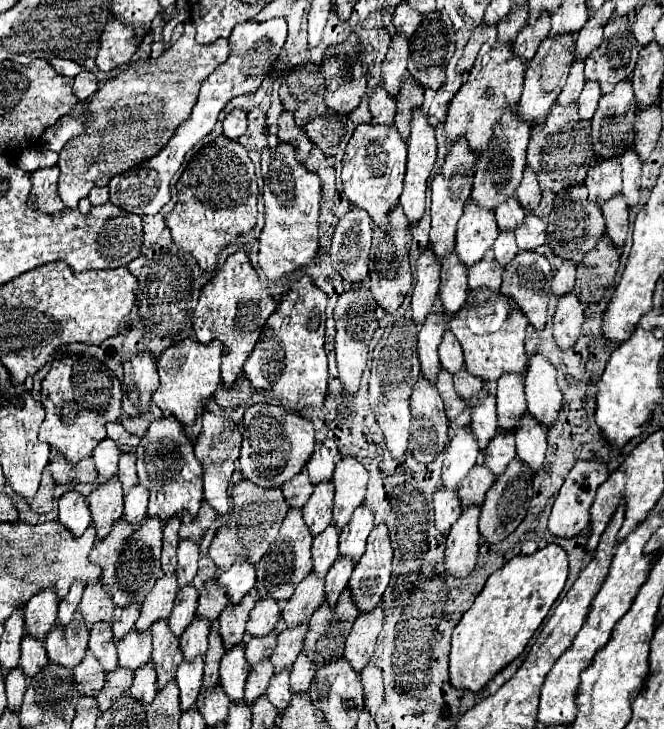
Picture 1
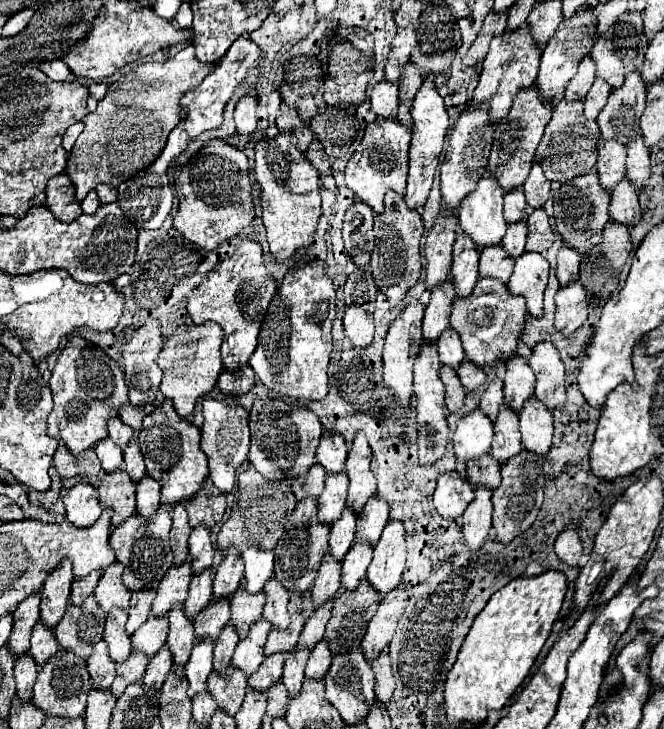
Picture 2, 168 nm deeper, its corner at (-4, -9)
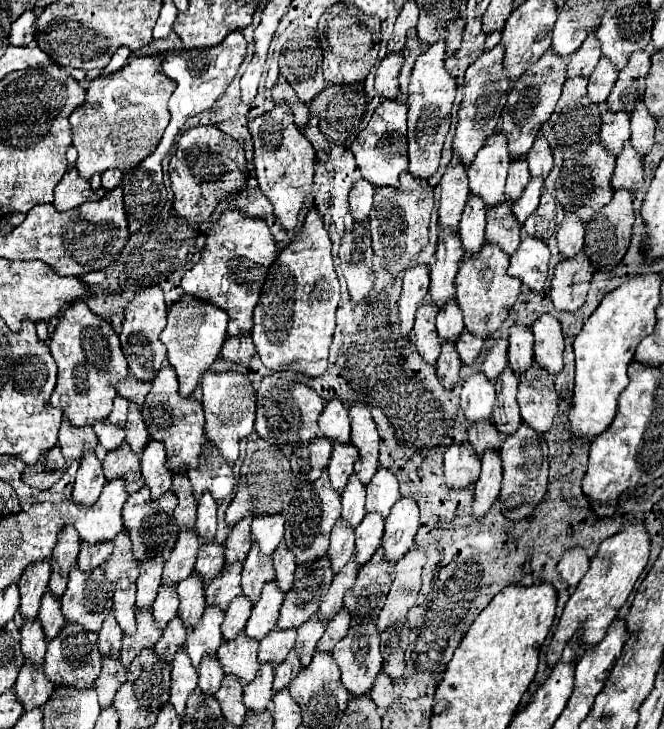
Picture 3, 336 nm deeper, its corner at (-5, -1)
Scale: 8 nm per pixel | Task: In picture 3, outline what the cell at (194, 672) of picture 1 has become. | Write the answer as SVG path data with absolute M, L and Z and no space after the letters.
M207 606L201 620L197 622L197 626L193 626L193 630L189 632L185 650L187 650L193 666L199 666L205 652L217 652L217 648L221 646L223 616L225 616L225 612L219 606Z

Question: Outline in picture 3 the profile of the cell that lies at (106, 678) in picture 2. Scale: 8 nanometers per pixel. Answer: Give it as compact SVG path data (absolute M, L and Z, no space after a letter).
M109 612L99 630L99 650L103 652L103 656L117 658L121 652L121 638L123 638L123 634L121 634L121 628L117 626L115 614Z

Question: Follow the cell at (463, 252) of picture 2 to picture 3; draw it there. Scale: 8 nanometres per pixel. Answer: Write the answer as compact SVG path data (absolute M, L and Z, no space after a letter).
M469 198L459 222L459 238L465 252L477 254L485 242L485 202L481 198Z

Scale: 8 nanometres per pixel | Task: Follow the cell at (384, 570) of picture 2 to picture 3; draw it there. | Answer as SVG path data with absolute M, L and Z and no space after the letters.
M401 496L399 502L391 508L391 514L385 520L383 550L385 558L399 562L405 552L413 546L413 534L419 528L419 506L413 498Z

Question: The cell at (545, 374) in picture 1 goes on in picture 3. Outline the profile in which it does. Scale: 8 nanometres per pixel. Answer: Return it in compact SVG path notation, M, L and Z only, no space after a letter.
M543 314L531 328L535 334L535 362L549 374L559 374L563 370L563 332L559 320Z

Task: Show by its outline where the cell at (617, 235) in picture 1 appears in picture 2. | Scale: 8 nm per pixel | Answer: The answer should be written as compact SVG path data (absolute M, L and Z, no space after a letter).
M624 178L612 192L610 218L628 228L634 228L642 218L638 204L638 190L628 182L628 178Z

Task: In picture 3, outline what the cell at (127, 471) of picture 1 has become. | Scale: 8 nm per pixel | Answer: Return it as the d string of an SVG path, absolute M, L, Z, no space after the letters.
M131 402L129 404L129 416L127 416L127 424L125 424L125 434L127 434L127 442L131 444L131 450L135 454L141 454L145 444L149 442L149 432L147 432L147 426L141 418L141 408Z

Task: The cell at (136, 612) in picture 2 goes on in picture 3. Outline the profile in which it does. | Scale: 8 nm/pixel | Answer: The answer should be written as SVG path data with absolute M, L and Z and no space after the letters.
M163 558L141 562L137 578L137 608L145 610L153 606L157 590L161 586L161 574L163 574Z

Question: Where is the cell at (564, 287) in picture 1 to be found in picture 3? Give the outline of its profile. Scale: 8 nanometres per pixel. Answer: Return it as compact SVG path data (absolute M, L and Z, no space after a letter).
M567 214L565 220L559 224L557 232L557 242L559 250L563 256L575 256L577 250L583 248L583 234L585 234L585 224L577 214Z

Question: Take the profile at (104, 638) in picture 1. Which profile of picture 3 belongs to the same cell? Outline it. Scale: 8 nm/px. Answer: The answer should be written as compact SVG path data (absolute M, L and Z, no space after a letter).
M121 576L115 582L115 596L113 596L113 610L117 616L117 622L125 634L133 634L135 630L135 582Z

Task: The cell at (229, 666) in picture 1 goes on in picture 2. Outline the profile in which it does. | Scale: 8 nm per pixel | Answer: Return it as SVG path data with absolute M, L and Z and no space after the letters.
M258 620L258 622L250 628L248 636L238 642L236 652L234 652L234 656L232 656L232 664L234 664L240 672L244 672L246 676L252 676L252 674L258 670L258 666L262 664L262 660L264 660L262 646L266 644L268 632L270 632L270 624L268 624L266 620Z

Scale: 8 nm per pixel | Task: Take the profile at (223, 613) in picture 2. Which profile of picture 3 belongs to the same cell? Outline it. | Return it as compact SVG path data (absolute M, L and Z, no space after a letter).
M235 562L235 566L225 566L205 588L207 606L227 608L229 602L241 594L241 570L243 564Z

